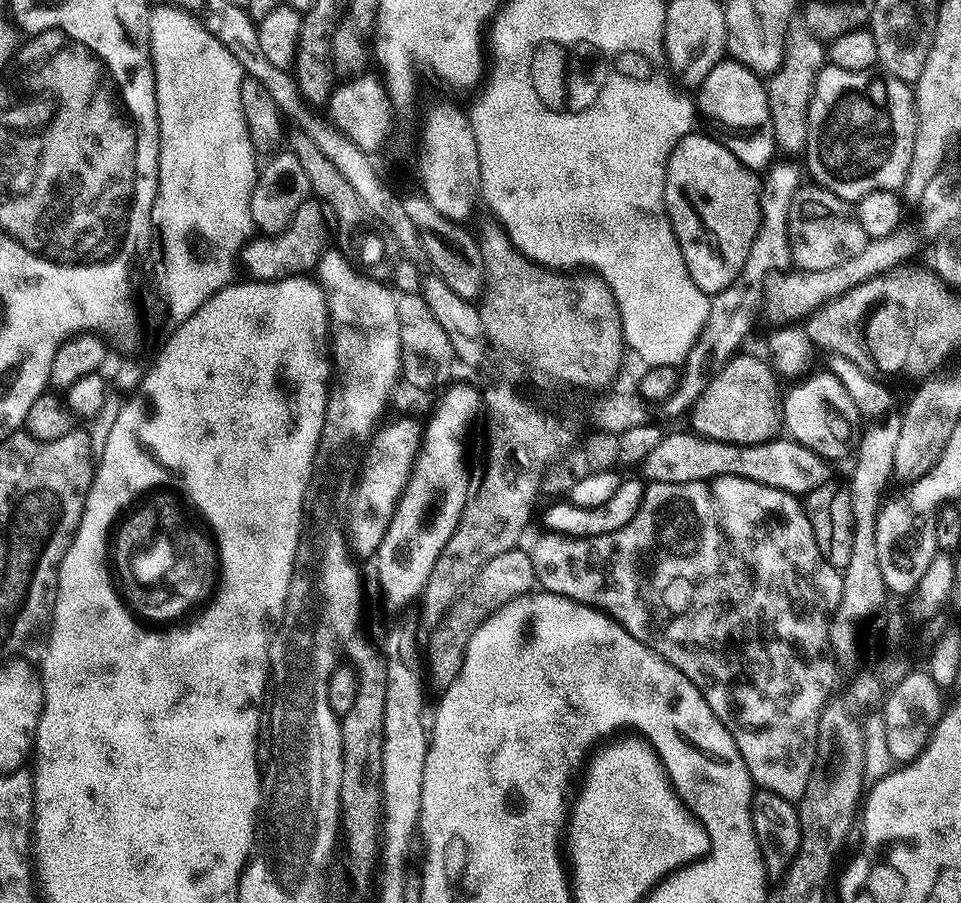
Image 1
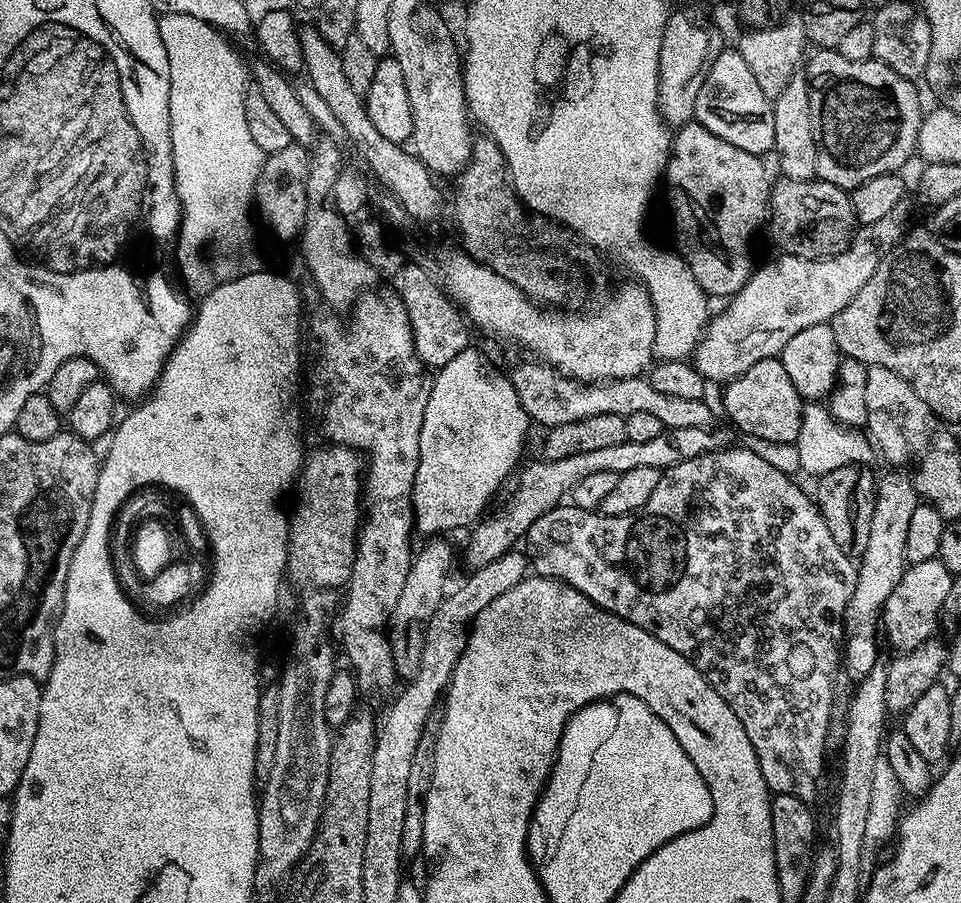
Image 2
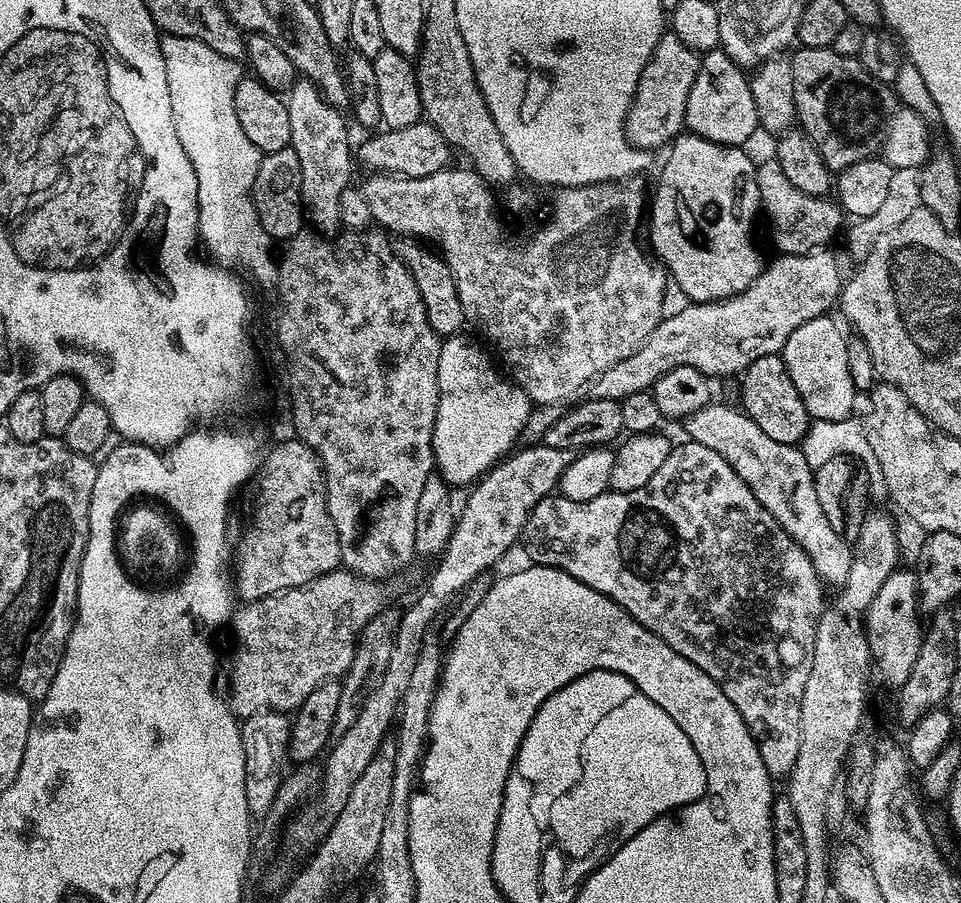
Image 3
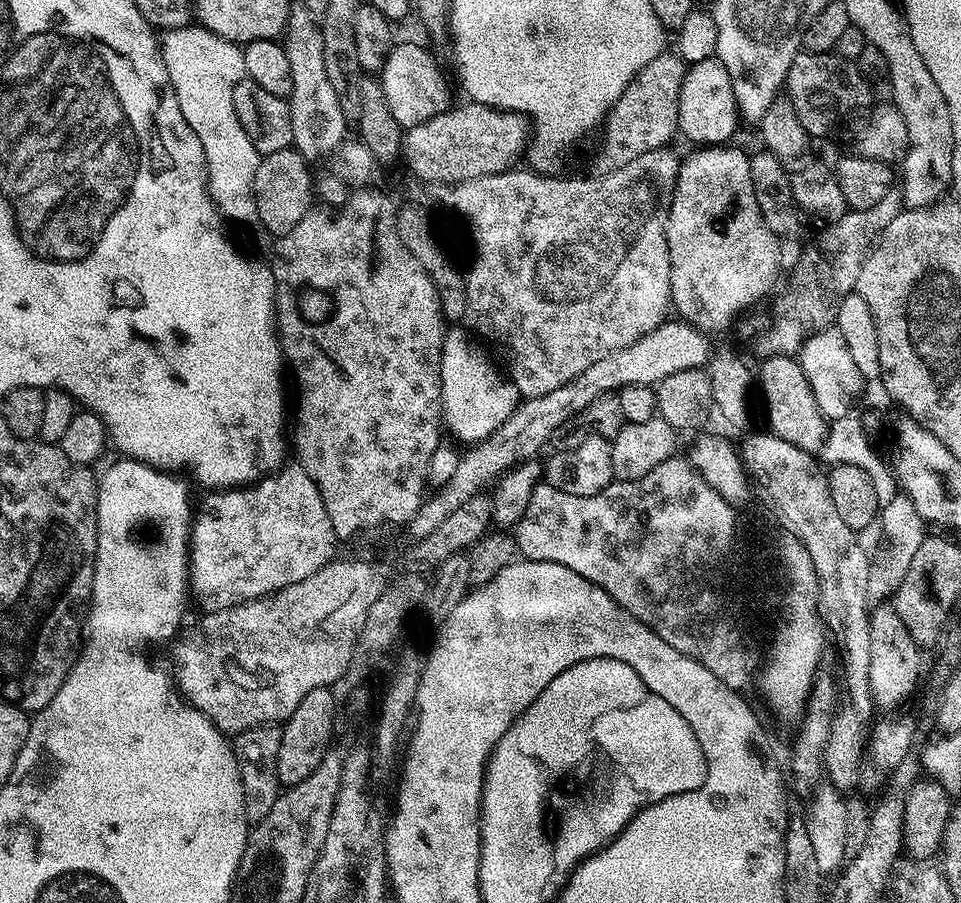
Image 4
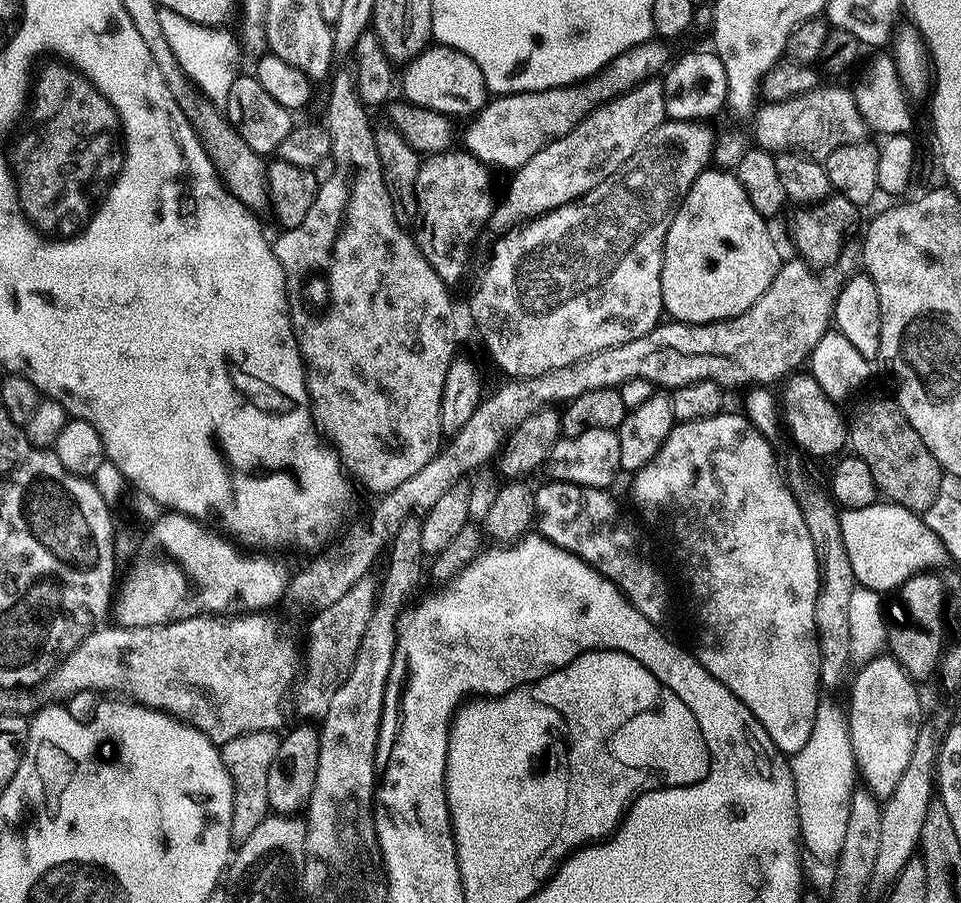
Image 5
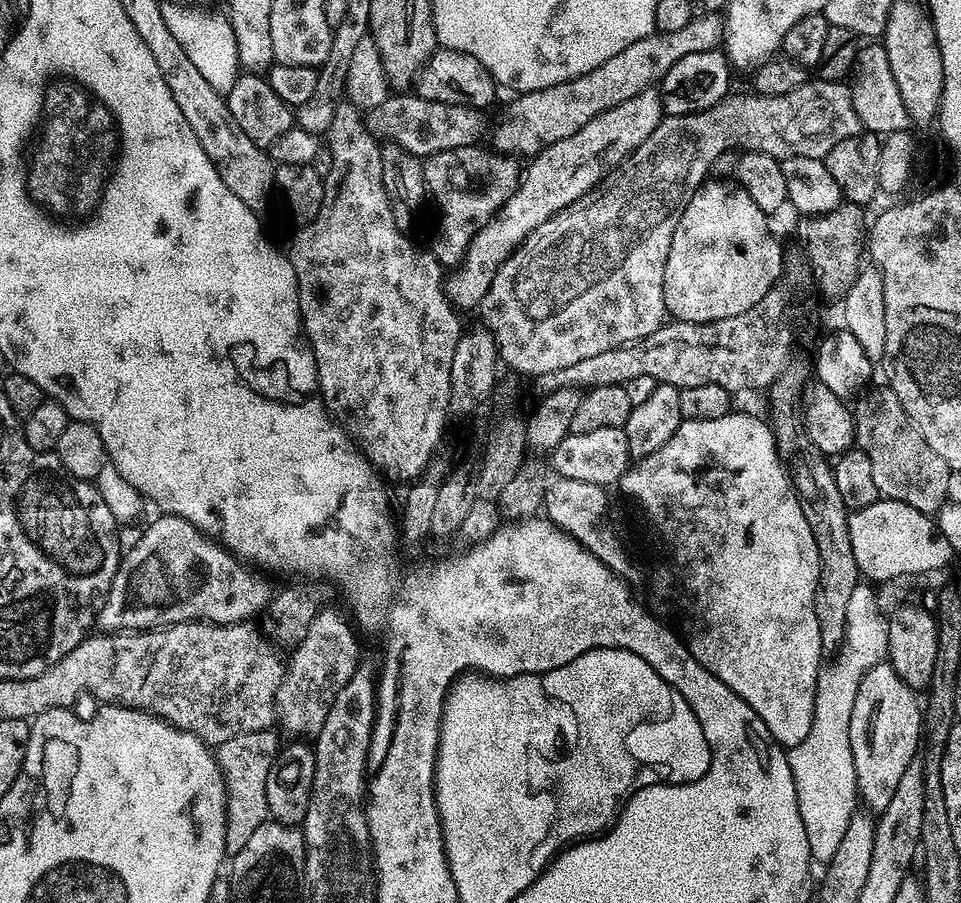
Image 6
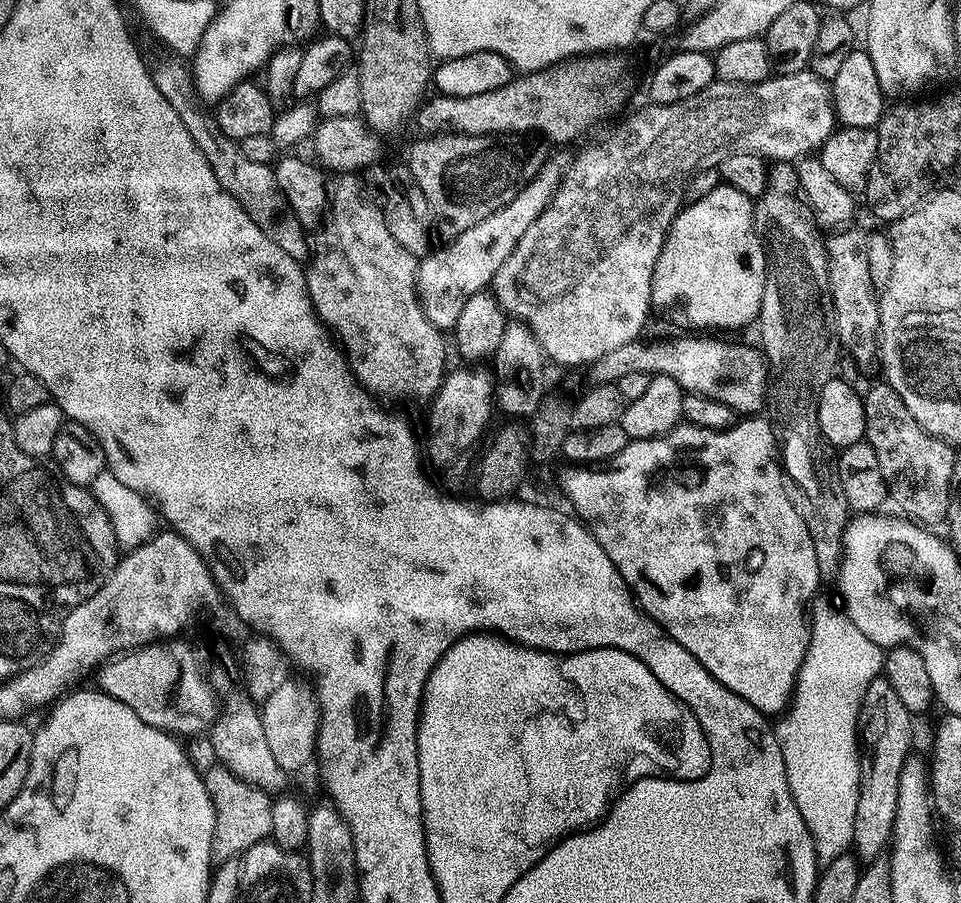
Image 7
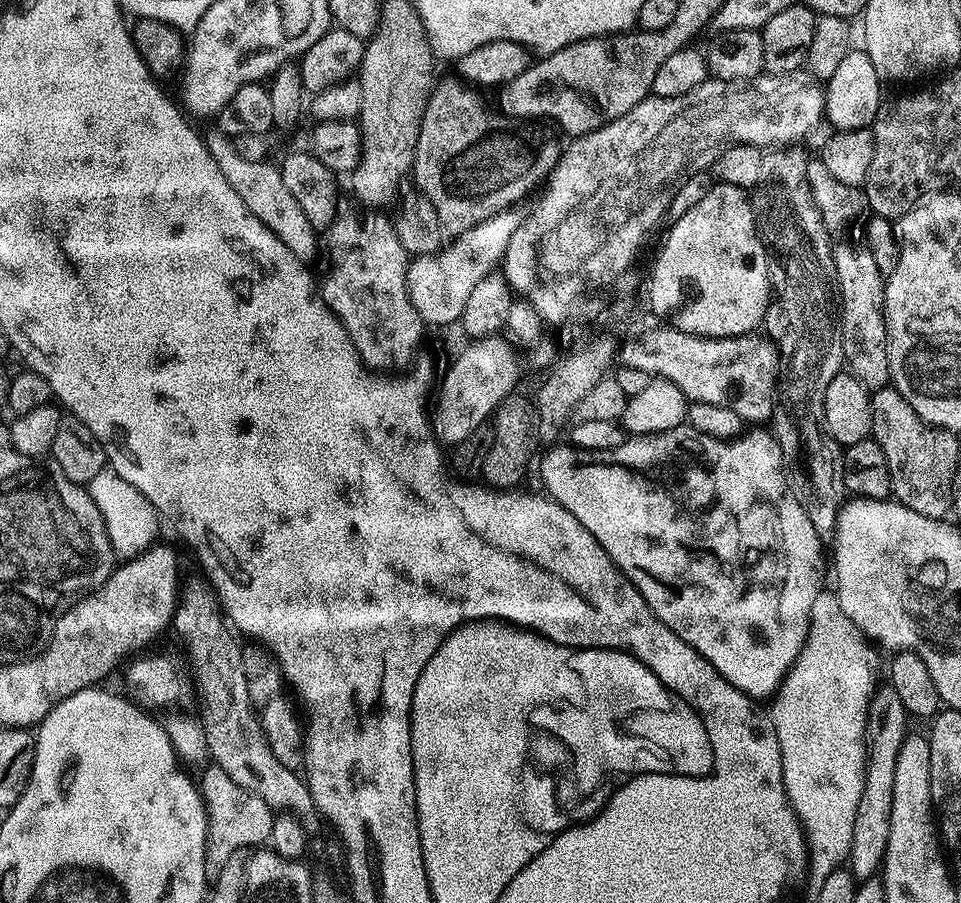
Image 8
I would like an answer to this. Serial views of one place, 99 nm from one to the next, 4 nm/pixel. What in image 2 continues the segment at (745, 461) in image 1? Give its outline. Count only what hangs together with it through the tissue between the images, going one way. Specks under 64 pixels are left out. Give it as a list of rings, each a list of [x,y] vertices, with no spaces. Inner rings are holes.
[[[670,428],[661,430],[658,438],[650,438],[650,442],[624,440],[618,446],[602,446],[602,450],[586,450],[570,458],[558,458],[557,460],[537,458],[533,464],[526,465],[525,463],[515,477],[515,480],[517,479],[516,489],[513,490],[512,497],[505,502],[504,508],[498,509],[489,520],[481,519],[471,529],[473,530],[472,537],[469,538],[468,549],[464,552],[465,558],[468,559],[469,569],[475,570],[486,566],[494,562],[494,558],[513,551],[518,541],[527,536],[528,528],[534,526],[537,518],[552,508],[560,507],[565,497],[571,493],[573,486],[582,478],[586,478],[586,474],[594,474],[598,470],[629,472],[638,470],[638,466],[650,466],[663,470],[672,468],[683,460],[705,456],[707,452],[717,451],[720,447],[719,438],[708,428]]]

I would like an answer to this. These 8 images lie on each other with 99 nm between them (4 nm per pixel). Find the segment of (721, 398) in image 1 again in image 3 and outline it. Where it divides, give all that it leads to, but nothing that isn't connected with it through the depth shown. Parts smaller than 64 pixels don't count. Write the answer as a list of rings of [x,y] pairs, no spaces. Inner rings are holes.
[[[780,354],[763,356],[752,361],[752,365],[742,373],[744,385],[740,388],[742,411],[758,424],[763,433],[768,434],[776,442],[799,445],[807,434],[810,417],[803,404],[802,394],[791,381],[787,366]]]

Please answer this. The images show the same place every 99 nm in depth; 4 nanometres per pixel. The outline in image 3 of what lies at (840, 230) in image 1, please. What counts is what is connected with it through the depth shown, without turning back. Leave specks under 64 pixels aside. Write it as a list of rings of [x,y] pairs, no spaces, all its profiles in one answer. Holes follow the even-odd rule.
[[[776,159],[759,161],[756,164],[756,181],[758,182],[758,194],[760,195],[760,208],[768,215],[768,224],[772,227],[772,240],[776,243],[776,252],[786,256],[804,256],[807,252],[815,252],[823,249],[840,228],[840,216],[842,209],[835,199],[823,196],[810,196],[802,194],[798,186],[790,183],[790,178],[782,174],[782,166]]]

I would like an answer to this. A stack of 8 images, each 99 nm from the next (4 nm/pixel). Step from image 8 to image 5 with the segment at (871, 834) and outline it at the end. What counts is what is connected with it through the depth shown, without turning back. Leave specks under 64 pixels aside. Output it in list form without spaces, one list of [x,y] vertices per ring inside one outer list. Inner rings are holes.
[[[881,654],[872,657],[863,665],[860,673],[855,673],[851,681],[852,710],[848,710],[846,721],[852,753],[856,755],[856,764],[859,775],[866,781],[869,791],[877,798],[887,798],[894,794],[894,786],[898,786],[898,778],[906,771],[906,765],[910,762],[910,754],[914,754],[914,742],[918,742],[918,730],[922,723],[922,713],[918,706],[918,684],[909,676],[906,669],[891,654]]]

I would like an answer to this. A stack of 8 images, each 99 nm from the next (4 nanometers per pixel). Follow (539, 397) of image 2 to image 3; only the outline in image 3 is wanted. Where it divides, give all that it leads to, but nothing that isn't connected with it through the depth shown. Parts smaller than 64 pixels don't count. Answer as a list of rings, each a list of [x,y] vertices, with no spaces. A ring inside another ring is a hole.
[[[713,402],[683,421],[687,436],[693,443],[707,446],[722,454],[732,469],[751,488],[751,492],[771,516],[803,547],[815,572],[825,585],[841,587],[849,574],[853,547],[835,533],[818,503],[814,469],[802,450],[791,444],[774,441],[759,429],[758,424],[739,409]]]

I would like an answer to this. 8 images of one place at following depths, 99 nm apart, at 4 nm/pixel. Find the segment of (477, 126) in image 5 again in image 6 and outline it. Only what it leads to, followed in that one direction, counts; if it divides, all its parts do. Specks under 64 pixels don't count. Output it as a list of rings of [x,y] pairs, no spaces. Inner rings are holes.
[[[704,12],[701,16],[700,13],[693,15],[692,20],[686,22],[686,26],[682,26],[682,30],[655,31],[646,38],[638,38],[638,42],[630,42],[630,46],[626,46],[626,50],[614,54],[614,58],[606,58],[606,62],[602,62],[602,66],[594,66],[594,70],[590,70],[586,74],[576,76],[573,80],[567,80],[561,84],[546,86],[537,92],[523,93],[516,106],[518,120],[512,120],[505,126],[504,140],[510,147],[517,148],[520,152],[528,152],[527,154],[535,154],[541,148],[550,146],[554,142],[562,142],[562,138],[570,138],[570,134],[578,134],[578,130],[582,126],[586,126],[586,122],[590,122],[590,118],[594,118],[614,106],[619,106],[622,102],[628,101],[629,98],[640,96],[642,90],[659,85],[670,70],[670,66],[674,66],[674,62],[686,58],[686,54],[717,51],[725,36],[726,24],[721,13],[719,16],[716,12]]]

